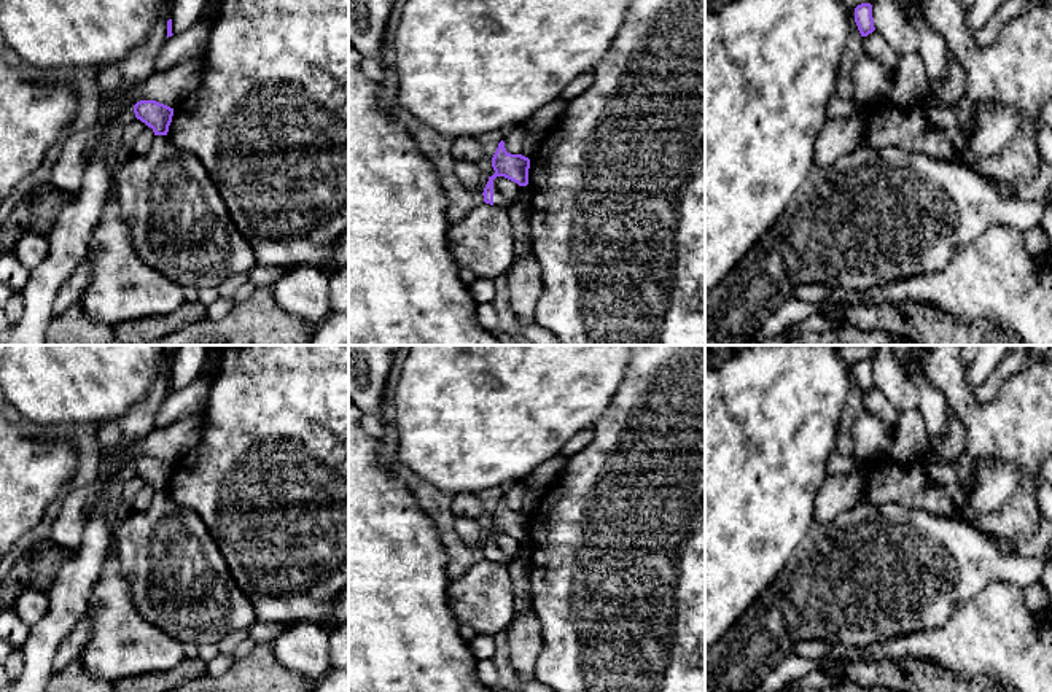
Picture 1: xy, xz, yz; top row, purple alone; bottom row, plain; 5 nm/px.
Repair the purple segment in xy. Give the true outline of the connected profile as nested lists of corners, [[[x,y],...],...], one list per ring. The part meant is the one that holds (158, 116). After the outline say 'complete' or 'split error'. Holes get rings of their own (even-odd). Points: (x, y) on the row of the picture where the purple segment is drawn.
[[[140,100],[134,105],[135,118],[153,129],[154,135],[167,135],[173,108],[156,100]]]; complete

